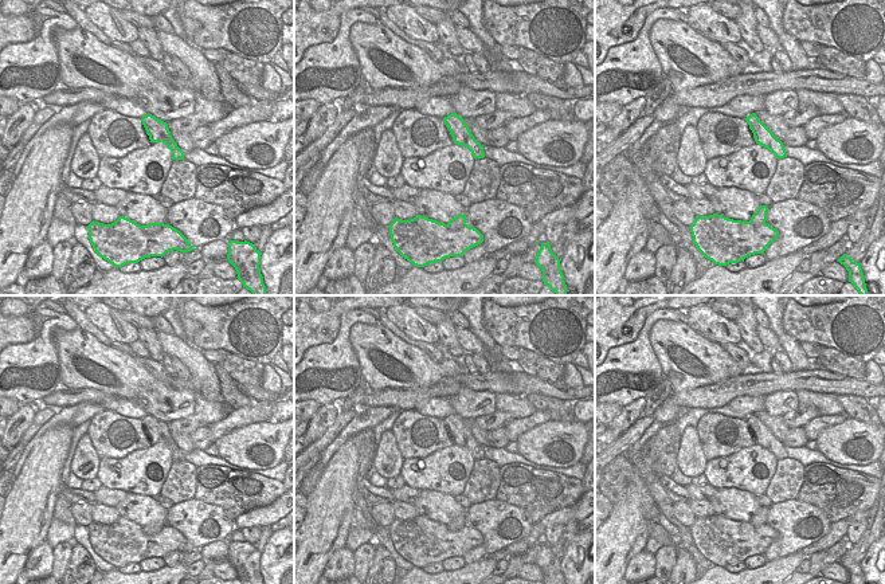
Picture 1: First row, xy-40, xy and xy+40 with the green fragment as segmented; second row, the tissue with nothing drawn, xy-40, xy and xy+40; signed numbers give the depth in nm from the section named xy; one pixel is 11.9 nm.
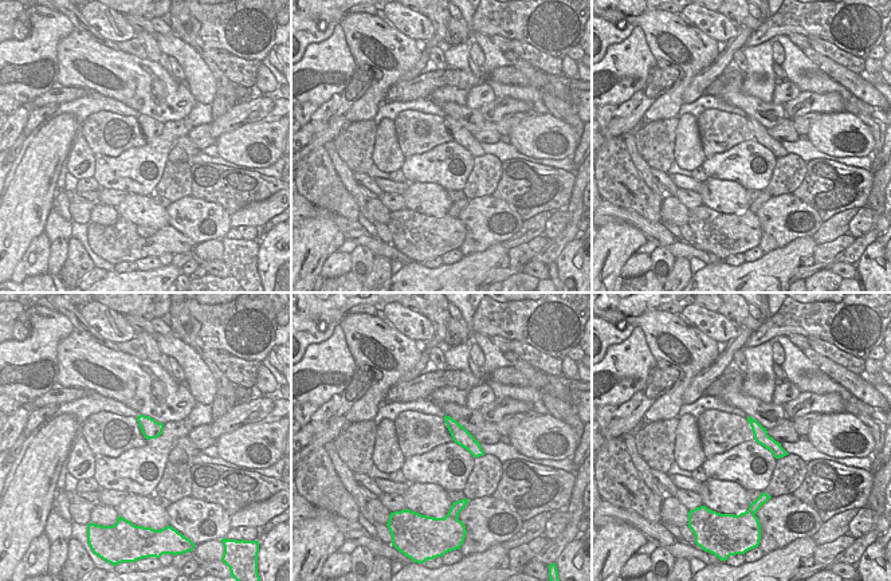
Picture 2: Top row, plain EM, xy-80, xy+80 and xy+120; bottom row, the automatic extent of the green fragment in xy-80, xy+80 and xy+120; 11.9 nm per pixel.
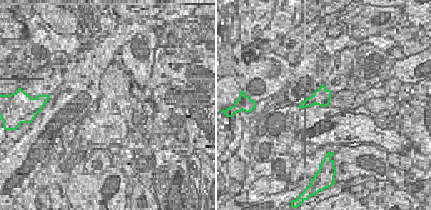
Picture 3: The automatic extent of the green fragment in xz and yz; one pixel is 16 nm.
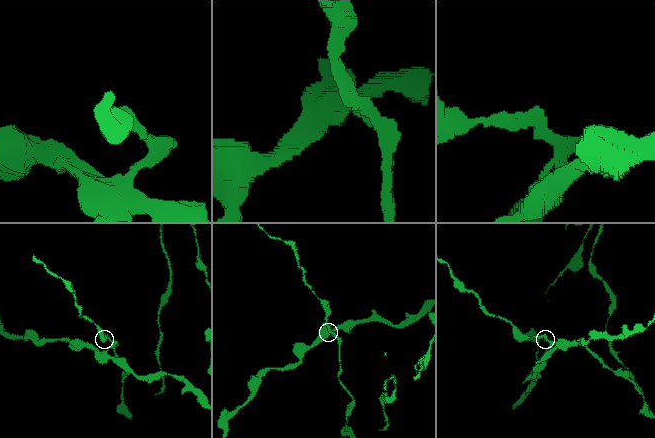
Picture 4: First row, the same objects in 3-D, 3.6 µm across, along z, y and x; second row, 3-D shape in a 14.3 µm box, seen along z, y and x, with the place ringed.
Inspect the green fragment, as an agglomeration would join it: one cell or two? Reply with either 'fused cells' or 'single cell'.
fused cells

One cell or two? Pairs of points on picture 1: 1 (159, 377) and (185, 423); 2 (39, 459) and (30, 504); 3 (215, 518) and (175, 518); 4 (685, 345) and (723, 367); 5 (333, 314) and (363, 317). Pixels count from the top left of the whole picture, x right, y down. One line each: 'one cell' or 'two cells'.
1: two cells
2: one cell
3: one cell
4: one cell
5: two cells

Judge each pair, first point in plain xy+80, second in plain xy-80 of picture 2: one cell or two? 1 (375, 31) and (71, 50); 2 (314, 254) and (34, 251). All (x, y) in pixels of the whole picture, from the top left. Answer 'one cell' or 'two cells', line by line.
1: one cell
2: two cells

